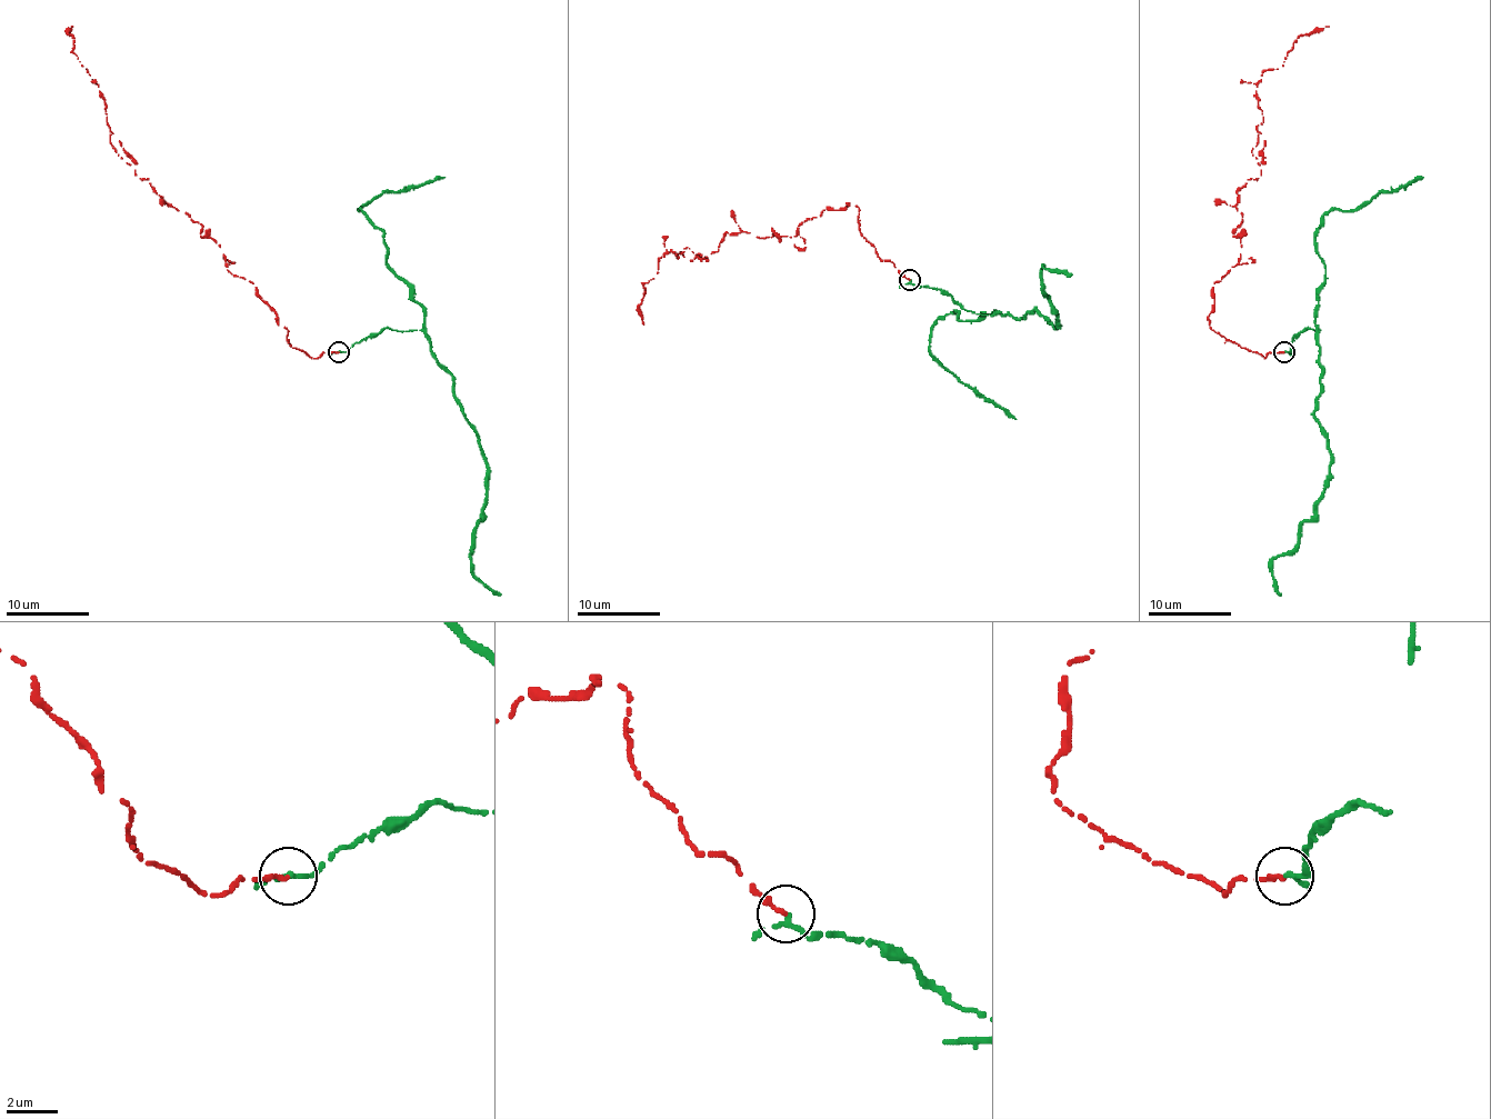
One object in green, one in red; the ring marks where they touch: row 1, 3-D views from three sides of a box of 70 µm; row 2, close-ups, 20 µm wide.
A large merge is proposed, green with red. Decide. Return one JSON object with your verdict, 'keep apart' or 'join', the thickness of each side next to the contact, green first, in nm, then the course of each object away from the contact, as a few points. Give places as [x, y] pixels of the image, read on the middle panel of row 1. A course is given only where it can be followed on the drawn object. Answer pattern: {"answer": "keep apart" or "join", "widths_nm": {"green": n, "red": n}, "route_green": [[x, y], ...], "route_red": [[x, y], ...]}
{"answer": "join", "widths_nm": {"green": 170, "red": 160}, "route_green": [[910, 279], [946, 291], [977, 315], [1022, 319], [1034, 310], [1056, 327], [1041, 270], [1072, 275]], "route_red": [[910, 279], [850, 205], [791, 238], [741, 231], [700, 258], [667, 252], [643, 289], [643, 325]]}

